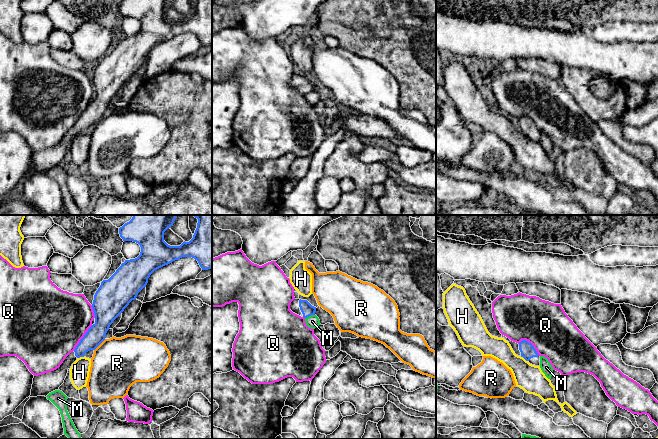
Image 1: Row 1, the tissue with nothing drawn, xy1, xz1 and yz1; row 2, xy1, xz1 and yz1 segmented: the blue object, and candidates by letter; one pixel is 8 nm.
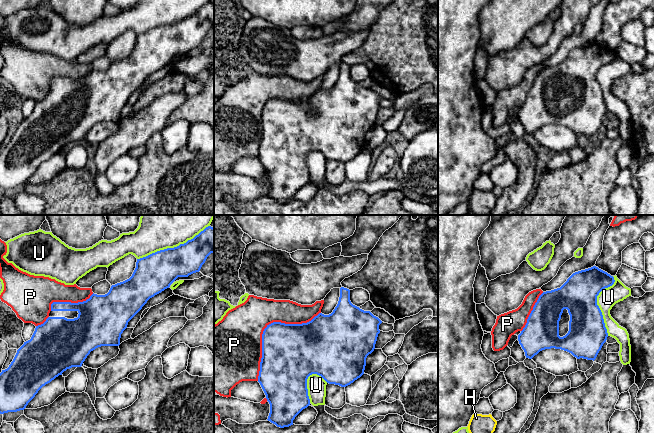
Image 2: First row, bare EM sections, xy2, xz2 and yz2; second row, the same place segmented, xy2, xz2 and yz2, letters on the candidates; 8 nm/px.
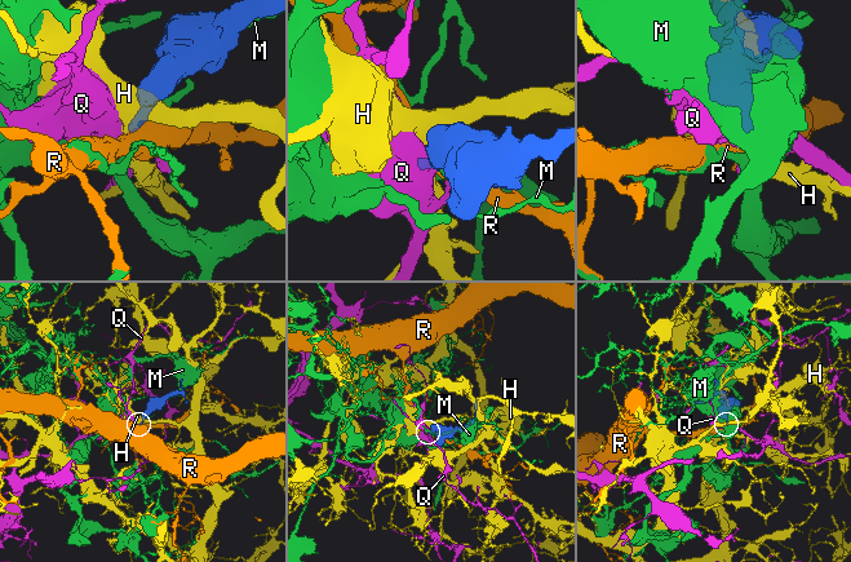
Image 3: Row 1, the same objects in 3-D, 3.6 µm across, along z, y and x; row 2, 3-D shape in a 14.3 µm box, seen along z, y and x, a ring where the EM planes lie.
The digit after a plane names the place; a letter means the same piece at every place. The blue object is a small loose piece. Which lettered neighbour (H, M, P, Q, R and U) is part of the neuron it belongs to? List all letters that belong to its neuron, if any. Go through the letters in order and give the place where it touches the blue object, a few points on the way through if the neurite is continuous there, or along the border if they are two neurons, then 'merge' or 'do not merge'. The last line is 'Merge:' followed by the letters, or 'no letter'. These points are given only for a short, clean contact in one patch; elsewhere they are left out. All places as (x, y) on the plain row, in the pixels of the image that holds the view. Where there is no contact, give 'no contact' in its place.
H: contact yz1 (524, 134); do not merge
M: contact xz1 (309, 91); do not merge
P: contact xz2 (266, 103); do not merge
Q: contact xy1 (82, 114); border xy1 (92, 101), (73, 126); do not merge
R: contact xy1 (99, 120); border xy1 (105, 115), (94, 126); do not merge
U: contact xy2 (174, 23); do not merge
Merge: no letter

